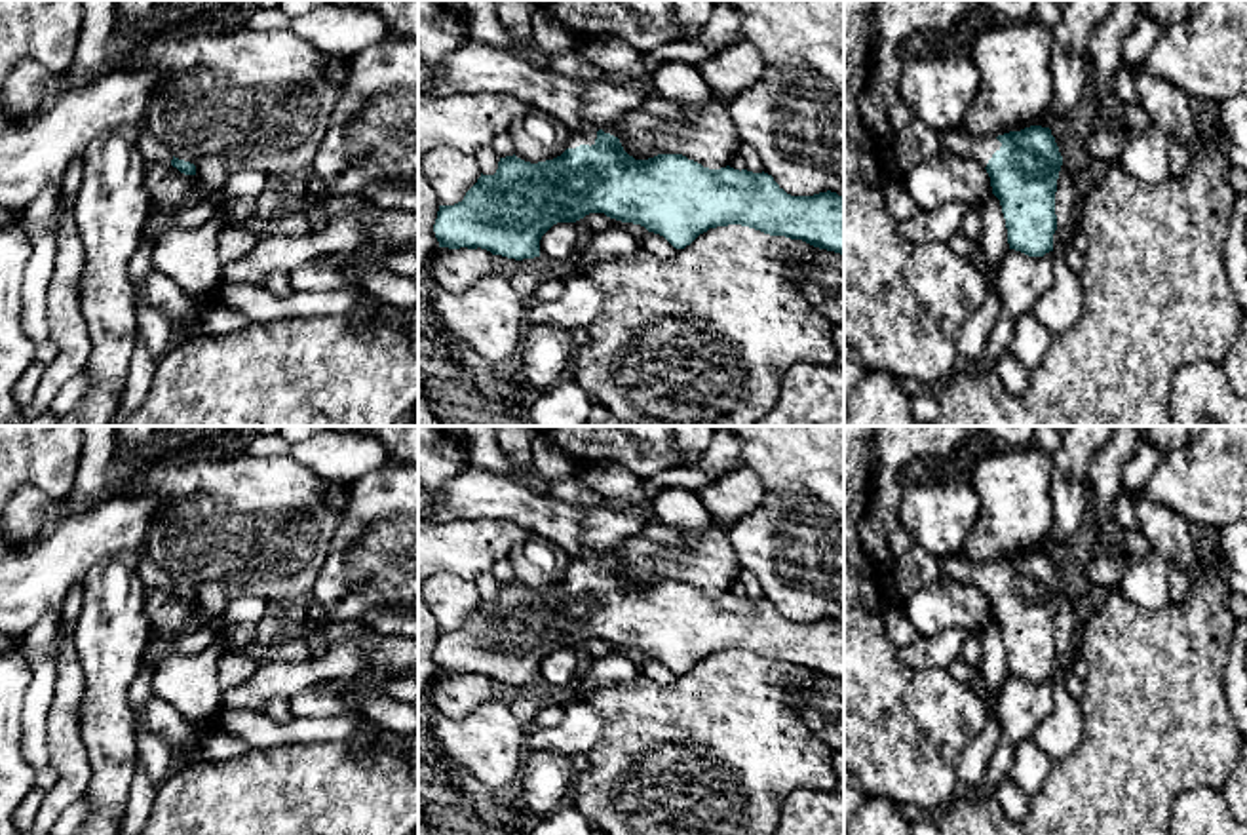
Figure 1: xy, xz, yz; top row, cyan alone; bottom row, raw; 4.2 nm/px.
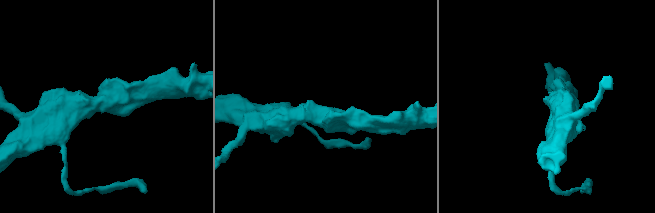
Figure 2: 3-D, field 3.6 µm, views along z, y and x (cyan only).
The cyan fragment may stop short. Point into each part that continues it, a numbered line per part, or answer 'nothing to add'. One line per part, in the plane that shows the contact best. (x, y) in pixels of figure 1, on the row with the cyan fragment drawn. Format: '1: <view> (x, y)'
1: xz (588, 135)

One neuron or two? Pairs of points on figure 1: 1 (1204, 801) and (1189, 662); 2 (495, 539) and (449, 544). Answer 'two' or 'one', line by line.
1: two
2: one

